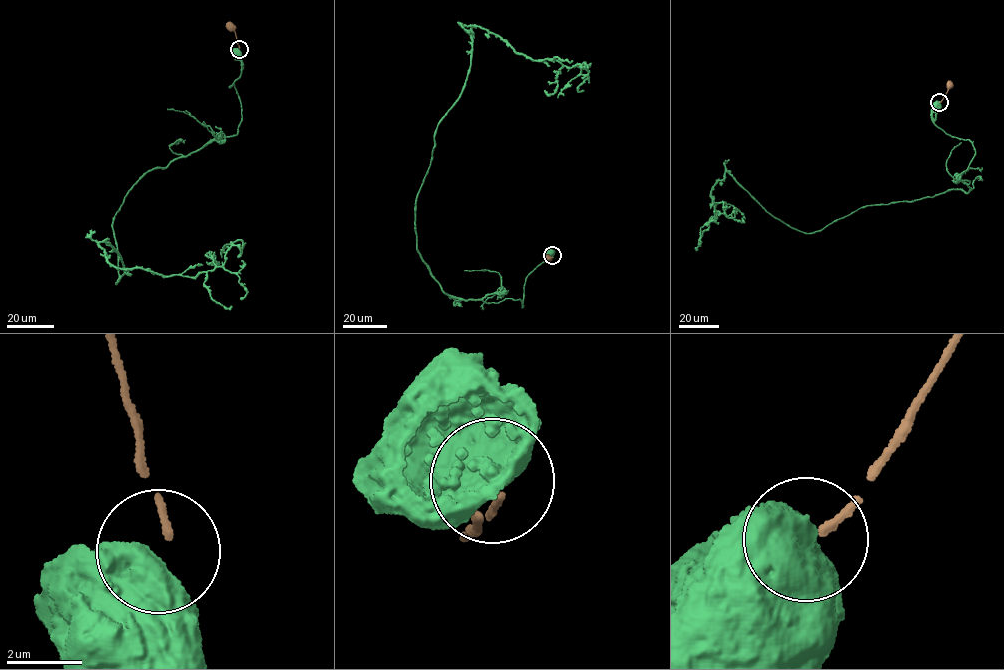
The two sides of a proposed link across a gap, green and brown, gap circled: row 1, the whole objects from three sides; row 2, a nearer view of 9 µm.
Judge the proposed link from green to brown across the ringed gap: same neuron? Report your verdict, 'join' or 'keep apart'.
keep apart

